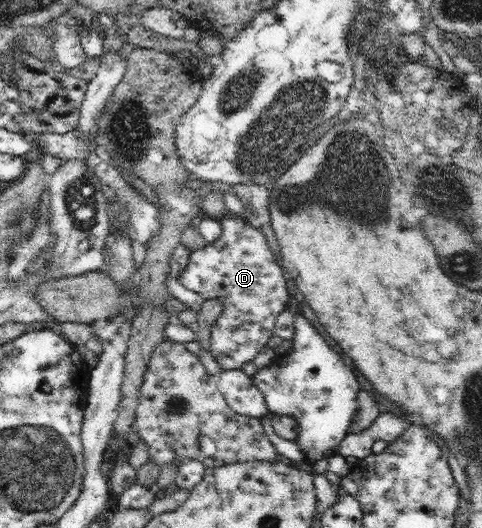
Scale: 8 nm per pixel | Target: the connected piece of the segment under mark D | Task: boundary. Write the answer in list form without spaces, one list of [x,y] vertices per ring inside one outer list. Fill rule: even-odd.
[[[226,214],[218,222],[222,226],[220,238],[191,253],[188,264],[179,274],[179,281],[186,288],[200,293],[204,299],[222,301],[224,310],[211,326],[209,351],[223,370],[236,370],[241,369],[246,361],[252,361],[267,346],[269,338],[275,334],[278,315],[288,306],[289,292],[283,269],[277,257],[270,251],[267,238],[260,229],[246,223],[244,216],[240,214]]]

